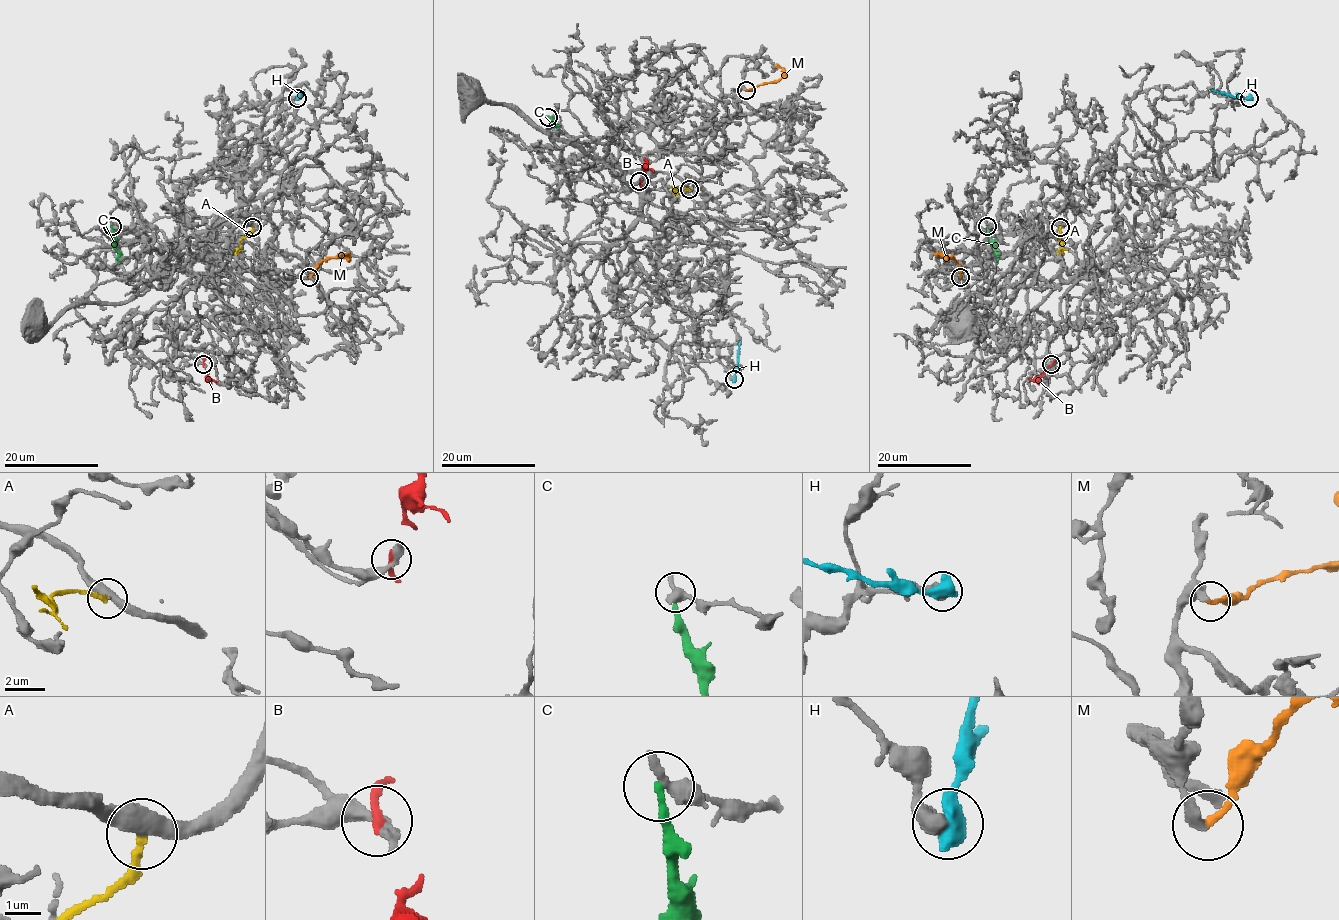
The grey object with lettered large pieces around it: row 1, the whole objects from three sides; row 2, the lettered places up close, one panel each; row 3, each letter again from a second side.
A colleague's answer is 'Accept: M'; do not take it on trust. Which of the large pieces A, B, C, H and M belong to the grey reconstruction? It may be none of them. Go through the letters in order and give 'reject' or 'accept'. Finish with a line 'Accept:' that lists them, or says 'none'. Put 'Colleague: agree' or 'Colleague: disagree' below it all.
A: reject
B: reject
C: reject
H: reject
M: accept
Accept: M
Colleague: agree

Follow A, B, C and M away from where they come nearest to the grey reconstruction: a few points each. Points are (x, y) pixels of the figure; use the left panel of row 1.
A: (252, 227), (240, 240), (234, 254)
B: (203, 364), (209, 372), (206, 376), (210, 379), (207, 378)
C: (112, 226), (118, 263)
M: (309, 277), (323, 260), (346, 257), (338, 253)

